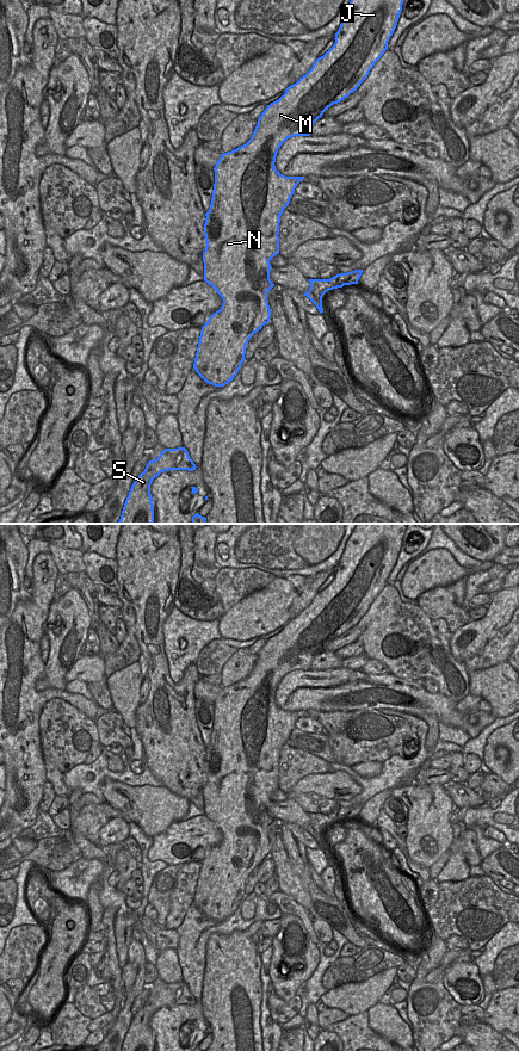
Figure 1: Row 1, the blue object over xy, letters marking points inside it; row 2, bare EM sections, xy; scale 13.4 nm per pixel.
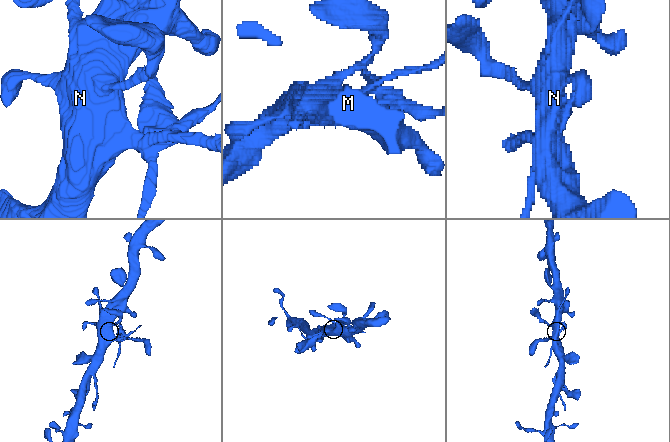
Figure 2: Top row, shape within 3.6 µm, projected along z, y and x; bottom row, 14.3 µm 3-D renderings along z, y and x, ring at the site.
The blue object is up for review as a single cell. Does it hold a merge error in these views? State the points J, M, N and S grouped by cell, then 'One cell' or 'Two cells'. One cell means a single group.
Groups: J M N S. One cell.

